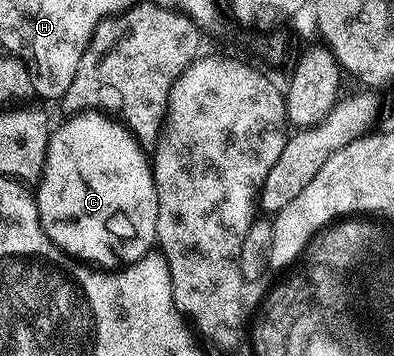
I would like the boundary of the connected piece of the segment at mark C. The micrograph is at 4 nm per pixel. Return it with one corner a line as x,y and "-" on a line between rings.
99,109
67,118
48,136
40,188
34,191
42,229
74,259
104,269
132,263
156,243
158,193
149,156
119,118

